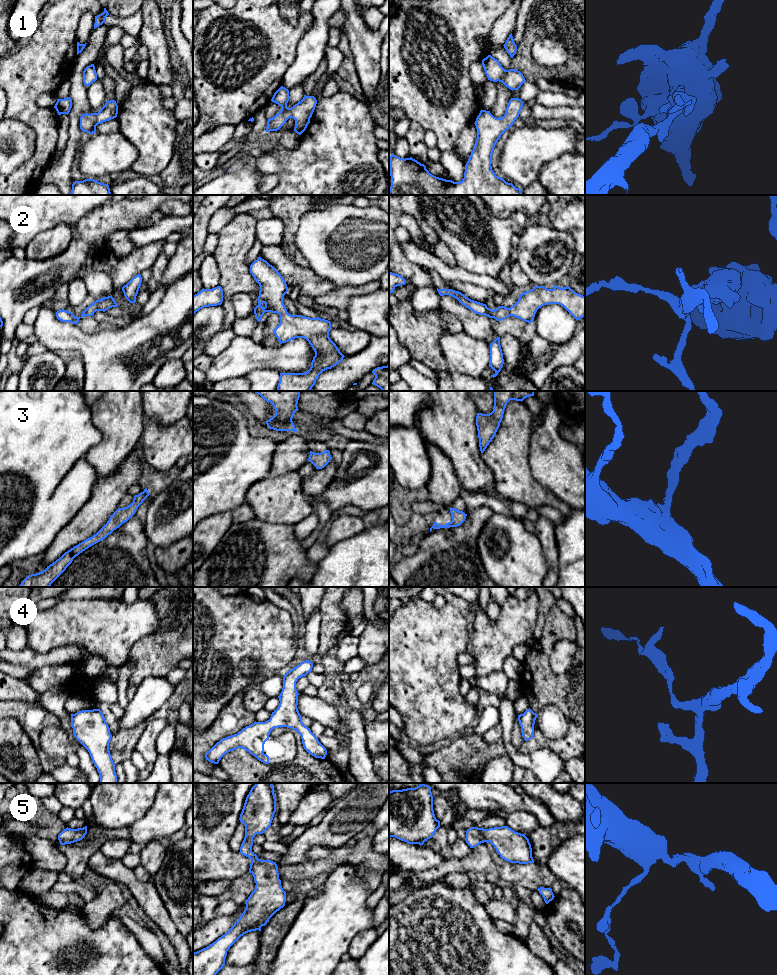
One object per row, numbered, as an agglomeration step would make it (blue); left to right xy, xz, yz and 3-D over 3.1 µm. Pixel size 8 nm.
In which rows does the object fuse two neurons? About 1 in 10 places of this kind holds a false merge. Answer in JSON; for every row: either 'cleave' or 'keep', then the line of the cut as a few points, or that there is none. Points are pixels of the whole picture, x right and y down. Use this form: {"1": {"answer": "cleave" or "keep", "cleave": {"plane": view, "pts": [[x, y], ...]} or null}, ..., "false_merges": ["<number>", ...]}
{"1": {"answer": "keep", "cleave": null}, "2": {"answer": "keep", "cleave": null}, "3": {"answer": "keep", "cleave": null}, "4": {"answer": "keep", "cleave": null}, "5": {"answer": "keep", "cleave": null}, "false_merges": []}

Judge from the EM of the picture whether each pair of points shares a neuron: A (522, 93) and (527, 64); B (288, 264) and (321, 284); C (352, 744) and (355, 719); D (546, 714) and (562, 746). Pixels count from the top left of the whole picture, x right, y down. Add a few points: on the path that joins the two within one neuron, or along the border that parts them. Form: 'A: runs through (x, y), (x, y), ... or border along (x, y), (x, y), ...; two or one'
A: border along (526, 80), (532, 83); two
B: runs through (296, 272), (310, 284), (313, 284); one
C: runs through (353, 738), (353, 725); one
D: border along (564, 715), (567, 732), (560, 738), (546, 739); two

